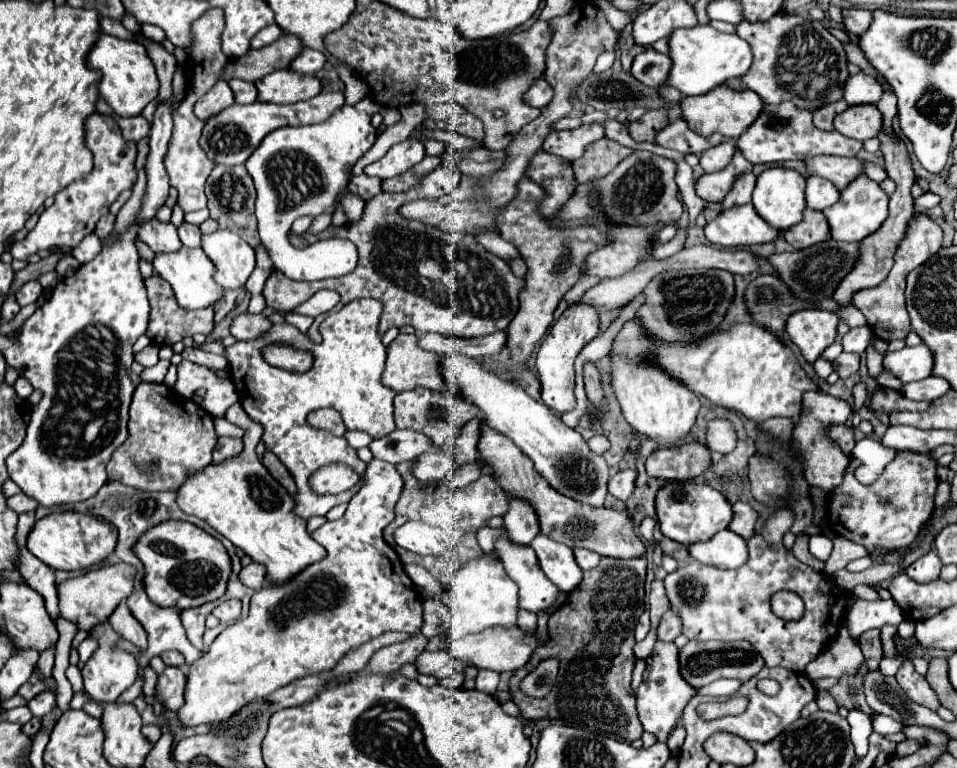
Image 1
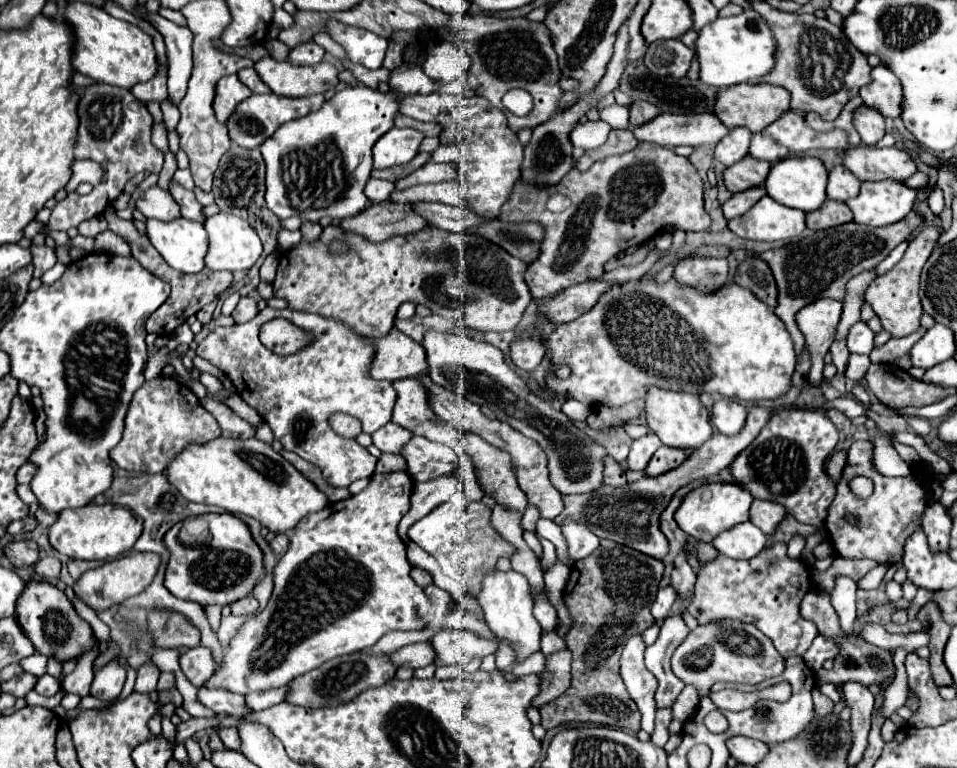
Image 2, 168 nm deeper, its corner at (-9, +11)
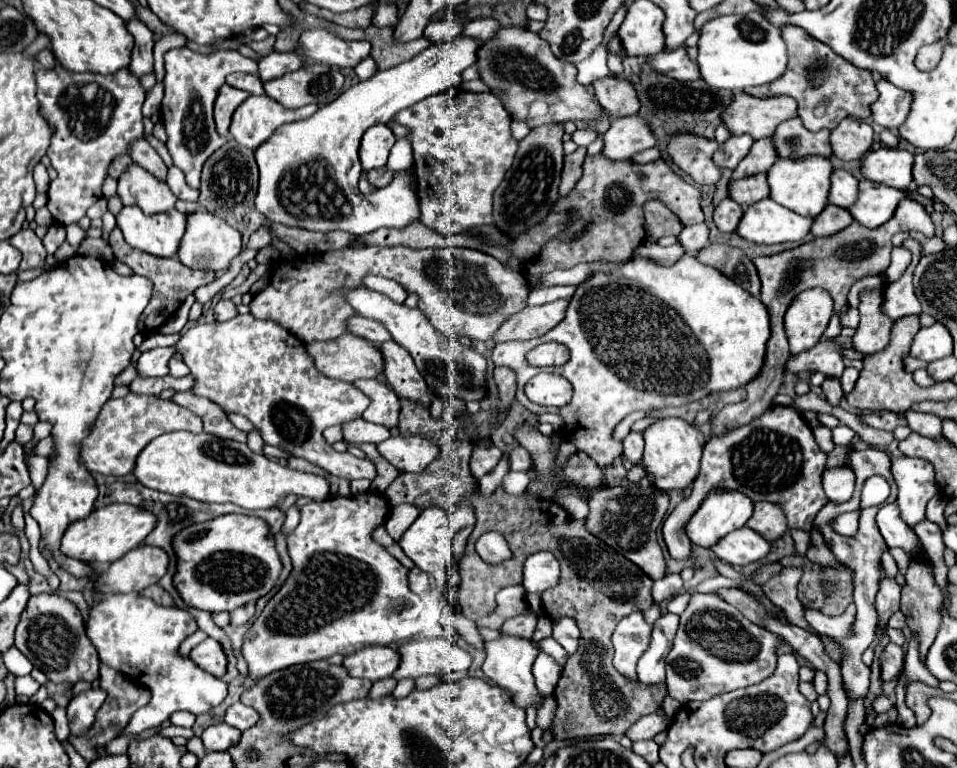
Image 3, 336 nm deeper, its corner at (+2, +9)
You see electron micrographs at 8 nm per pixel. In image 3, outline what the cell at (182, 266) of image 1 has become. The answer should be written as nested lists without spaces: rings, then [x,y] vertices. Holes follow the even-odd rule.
[[[123,205],[117,215],[117,225],[123,231],[125,241],[133,249],[157,257],[175,257],[185,223],[187,217],[177,209],[145,215],[137,205]]]

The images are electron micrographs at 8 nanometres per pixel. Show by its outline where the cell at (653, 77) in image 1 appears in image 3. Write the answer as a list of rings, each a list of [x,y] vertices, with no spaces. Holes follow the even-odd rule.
[[[685,49],[661,51],[657,57],[651,57],[651,67],[657,67],[663,75],[669,75],[677,81],[697,81],[701,79],[699,65],[693,63]]]

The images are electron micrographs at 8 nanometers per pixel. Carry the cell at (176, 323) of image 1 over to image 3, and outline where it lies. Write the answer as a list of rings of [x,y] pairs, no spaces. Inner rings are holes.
[[[115,227],[115,229],[111,231],[109,245],[111,245],[113,255],[115,255],[117,261],[127,263],[137,275],[143,275],[143,277],[151,279],[151,283],[153,283],[151,301],[149,301],[147,309],[143,311],[143,315],[141,315],[141,319],[139,319],[139,331],[141,331],[143,335],[157,331],[167,319],[171,319],[171,317],[177,313],[177,309],[183,305],[183,301],[185,301],[185,297],[187,297],[189,293],[193,293],[197,287],[207,285],[207,283],[211,283],[211,281],[215,279],[215,273],[213,273],[213,271],[195,271],[195,269],[189,269],[189,267],[185,267],[179,259],[173,259],[173,257],[171,257],[171,259],[157,259],[155,255],[145,255],[143,251],[133,251],[133,247],[129,247],[129,245],[125,243],[125,239],[123,239],[119,227]]]

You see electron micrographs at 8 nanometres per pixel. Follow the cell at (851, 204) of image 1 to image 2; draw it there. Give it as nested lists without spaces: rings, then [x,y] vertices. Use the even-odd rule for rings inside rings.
[[[882,179],[864,181],[858,197],[846,201],[854,213],[854,221],[870,227],[886,227],[904,219],[914,205],[916,191],[904,183]]]

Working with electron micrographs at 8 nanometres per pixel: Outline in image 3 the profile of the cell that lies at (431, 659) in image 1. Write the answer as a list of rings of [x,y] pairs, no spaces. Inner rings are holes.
[[[363,647],[353,655],[345,655],[343,667],[353,677],[367,677],[369,681],[379,681],[391,677],[397,669],[399,655],[391,647]]]

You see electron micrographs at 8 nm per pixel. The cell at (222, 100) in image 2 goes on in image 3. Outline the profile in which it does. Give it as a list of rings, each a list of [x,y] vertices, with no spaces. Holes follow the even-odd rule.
[[[223,85],[219,91],[219,97],[215,101],[215,123],[217,123],[217,131],[219,135],[227,135],[229,133],[229,125],[231,125],[231,117],[235,113],[235,109],[249,97],[249,93],[241,91],[241,89],[233,89],[229,85]]]

